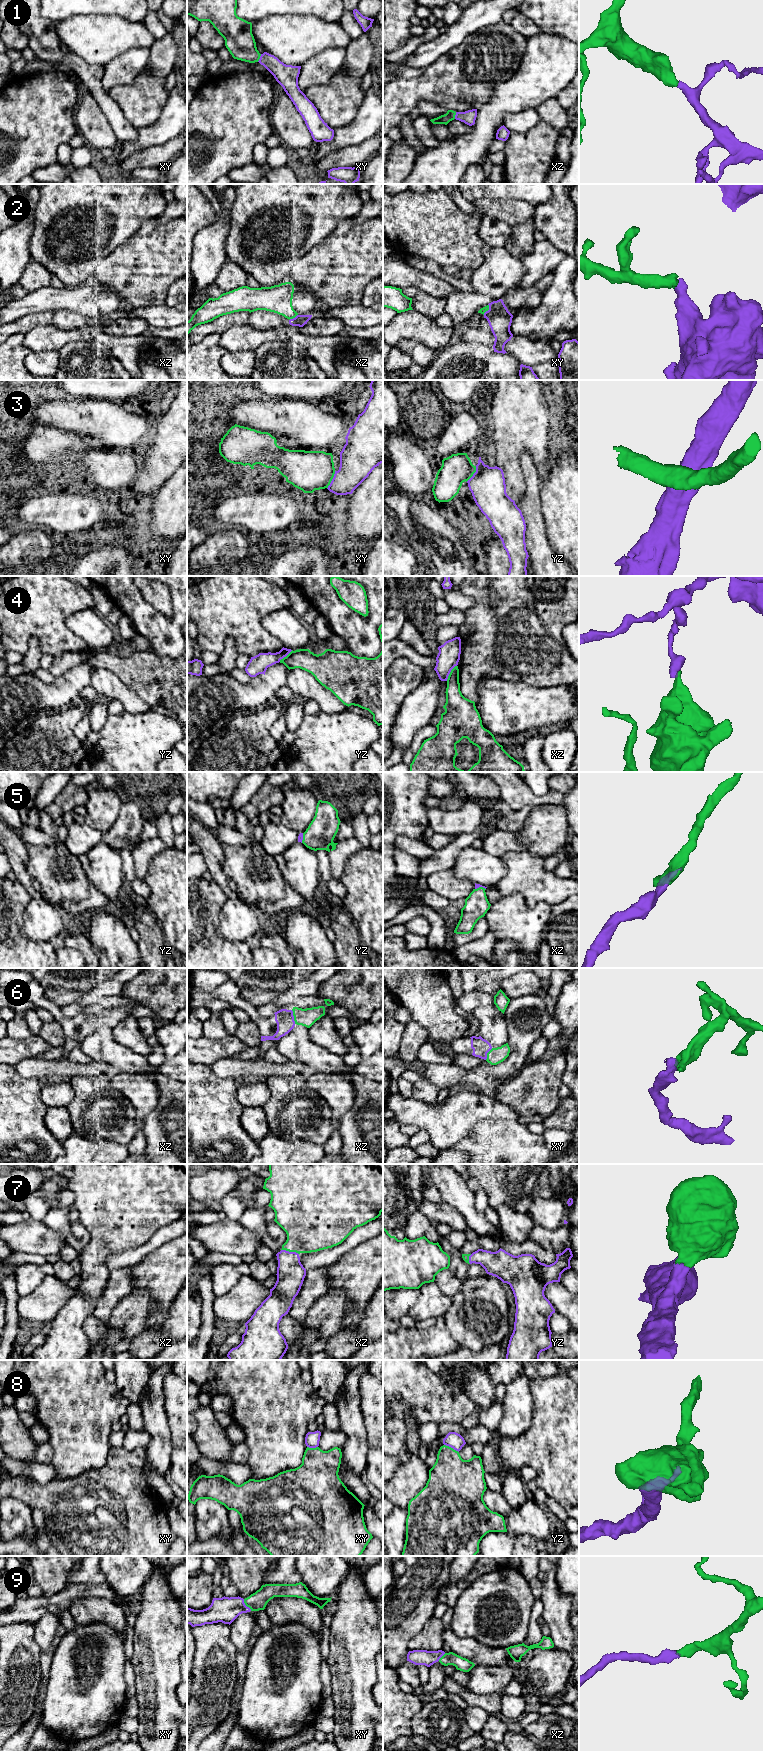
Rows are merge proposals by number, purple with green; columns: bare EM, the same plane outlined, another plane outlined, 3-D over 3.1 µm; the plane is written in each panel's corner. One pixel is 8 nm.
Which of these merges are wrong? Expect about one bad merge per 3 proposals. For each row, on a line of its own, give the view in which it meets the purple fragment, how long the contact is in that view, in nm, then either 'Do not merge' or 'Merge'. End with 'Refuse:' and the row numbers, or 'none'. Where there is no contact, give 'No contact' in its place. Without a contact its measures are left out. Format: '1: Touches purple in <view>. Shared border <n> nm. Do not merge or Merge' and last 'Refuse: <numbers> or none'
1: Touches purple in xy. Shared border 70 nm. Merge
2: Touches purple in xz. Shared border 90 nm. Do not merge
3: Touches purple in xy. Shared border 160 nm. Merge
4: Touches purple in xz. Shared border 150 nm. Do not merge
5: Touches purple in xz. Shared border 90 nm. Merge
6: Touches purple in xz. Shared border 120 nm. Merge
7: Touches purple in xz. Shared border 150 nm. Merge
8: Touches purple in yz. Shared border 140 nm. Do not merge
9: Touches purple in xy. Shared border 120 nm. Merge
Refuse: 2, 4, 8

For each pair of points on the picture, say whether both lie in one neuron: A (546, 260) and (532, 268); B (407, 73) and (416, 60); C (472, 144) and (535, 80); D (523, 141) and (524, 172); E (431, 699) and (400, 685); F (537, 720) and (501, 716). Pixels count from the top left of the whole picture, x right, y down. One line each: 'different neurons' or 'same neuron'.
A: same neuron
B: different neurons
C: same neuron
D: same neuron
E: different neurons
F: same neuron

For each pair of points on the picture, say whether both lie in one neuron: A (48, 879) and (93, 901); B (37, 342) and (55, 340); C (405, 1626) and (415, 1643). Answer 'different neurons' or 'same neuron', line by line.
A: same neuron
B: same neuron
C: different neurons

